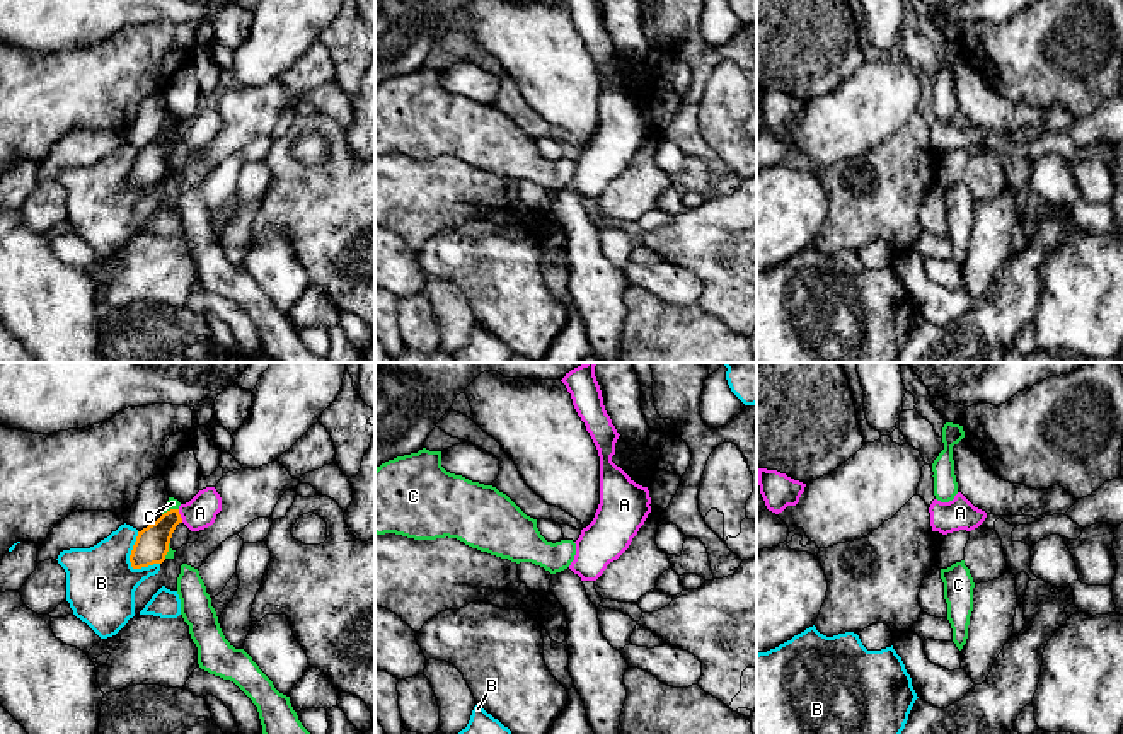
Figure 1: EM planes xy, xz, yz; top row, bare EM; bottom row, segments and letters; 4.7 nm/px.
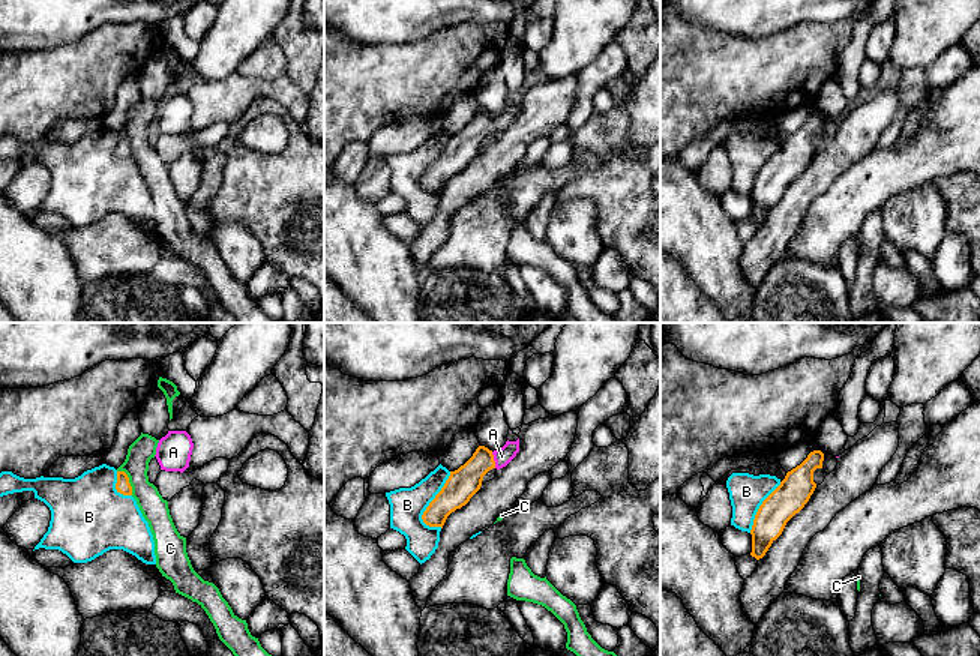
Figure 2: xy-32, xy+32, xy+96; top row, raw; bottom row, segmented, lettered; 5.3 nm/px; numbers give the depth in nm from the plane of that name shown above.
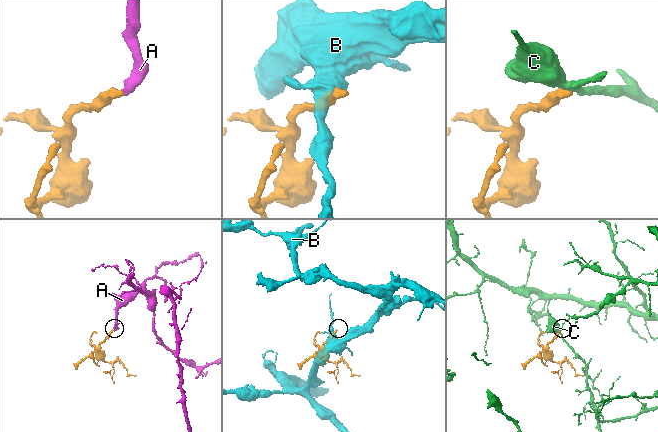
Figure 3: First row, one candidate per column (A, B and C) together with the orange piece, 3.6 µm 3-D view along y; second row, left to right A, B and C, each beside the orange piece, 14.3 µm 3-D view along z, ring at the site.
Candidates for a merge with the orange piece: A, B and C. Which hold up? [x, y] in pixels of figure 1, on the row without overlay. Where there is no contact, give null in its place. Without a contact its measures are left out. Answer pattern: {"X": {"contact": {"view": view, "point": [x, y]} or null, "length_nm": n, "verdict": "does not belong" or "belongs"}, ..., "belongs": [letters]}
{"A": {"contact": {"view": "xy", "point": [179, 135]}, "length_nm": 70, "verdict": "belongs"}, "B": {"contact": {"view": "xy", "point": [130, 179]}, "length_nm": 190, "verdict": "does not belong"}, "C": {"contact": {"view": "xy", "point": [171, 128]}, "length_nm": 90, "verdict": "does not belong"}, "belongs": ["A"]}

